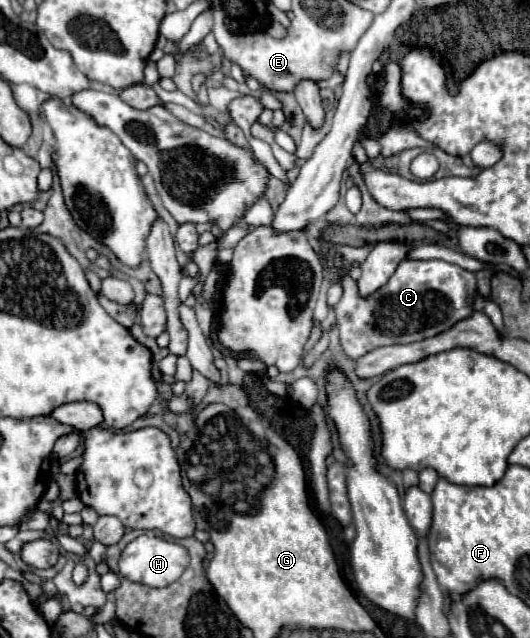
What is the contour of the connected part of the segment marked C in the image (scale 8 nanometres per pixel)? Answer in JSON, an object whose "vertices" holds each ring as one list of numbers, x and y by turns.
{"vertices":[[442,259,430,261,402,261,384,287,372,297,356,293,356,281,342,275,342,299,336,305,336,319,340,331,340,347,348,359,362,357,364,353,384,345,406,345,422,341,448,331,458,321,472,315,474,307,470,293,476,291,476,275]]}

